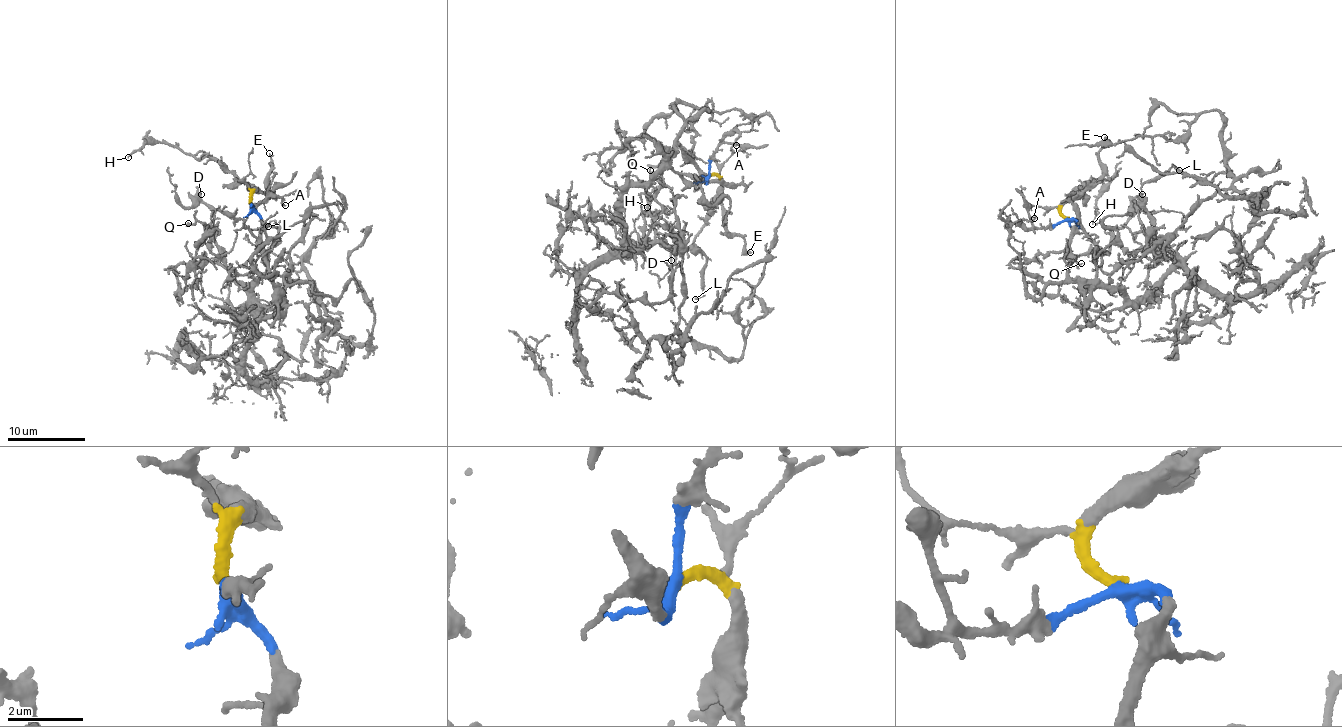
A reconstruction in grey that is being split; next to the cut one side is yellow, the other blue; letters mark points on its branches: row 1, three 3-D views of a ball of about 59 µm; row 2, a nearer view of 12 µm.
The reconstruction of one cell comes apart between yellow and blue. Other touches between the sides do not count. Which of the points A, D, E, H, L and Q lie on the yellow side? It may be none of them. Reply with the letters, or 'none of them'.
E, H

